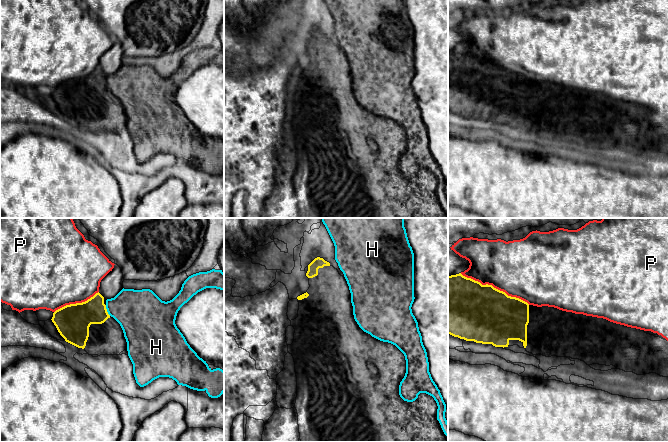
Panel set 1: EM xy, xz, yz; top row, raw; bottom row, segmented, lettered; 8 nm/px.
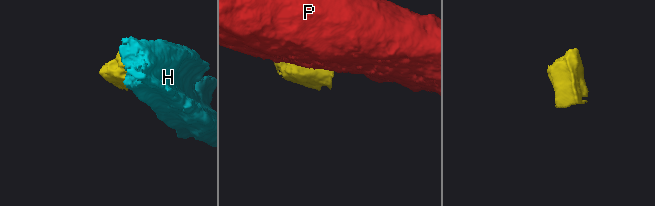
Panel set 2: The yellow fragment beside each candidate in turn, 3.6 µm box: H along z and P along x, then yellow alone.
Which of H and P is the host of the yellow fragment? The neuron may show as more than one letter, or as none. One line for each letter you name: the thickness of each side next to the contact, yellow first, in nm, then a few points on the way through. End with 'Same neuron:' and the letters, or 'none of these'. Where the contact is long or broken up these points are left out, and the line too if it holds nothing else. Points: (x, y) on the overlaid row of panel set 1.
Same neuron: none of these

